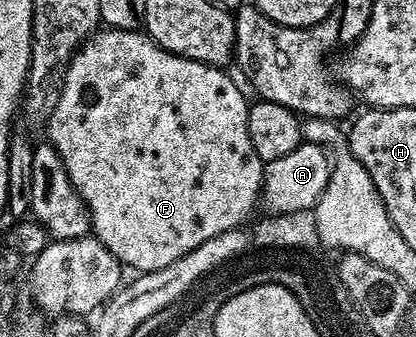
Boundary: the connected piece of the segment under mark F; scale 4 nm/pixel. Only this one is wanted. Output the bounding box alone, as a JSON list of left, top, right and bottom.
[45,28,265,274]

